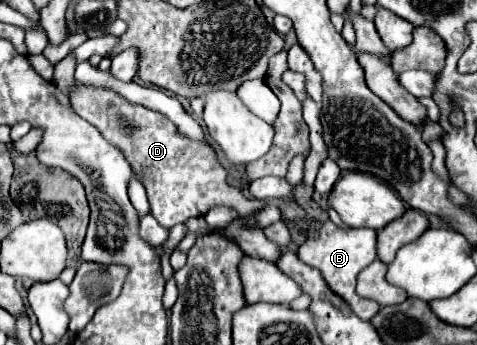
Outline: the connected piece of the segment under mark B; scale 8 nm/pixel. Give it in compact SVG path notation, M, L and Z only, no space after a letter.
M325 220L321 224L319 236L303 242L297 256L305 264L319 268L323 272L329 288L335 294L339 294L343 300L347 300L347 304L351 306L351 310L355 310L355 314L359 318L371 320L381 310L381 306L375 300L367 300L367 298L359 296L355 290L359 272L377 258L377 230L373 230L373 228L339 228L331 220Z

